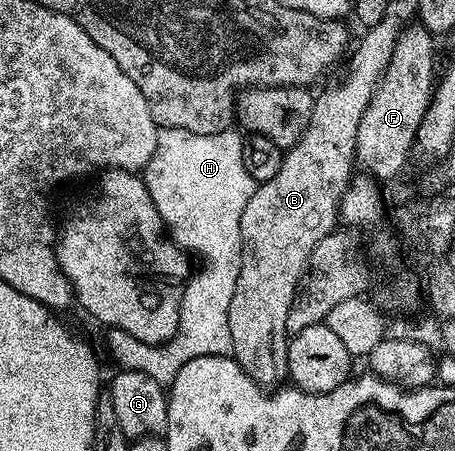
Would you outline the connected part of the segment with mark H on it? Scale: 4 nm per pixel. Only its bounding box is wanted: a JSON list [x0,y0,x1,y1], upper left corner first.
[106,129,257,388]

